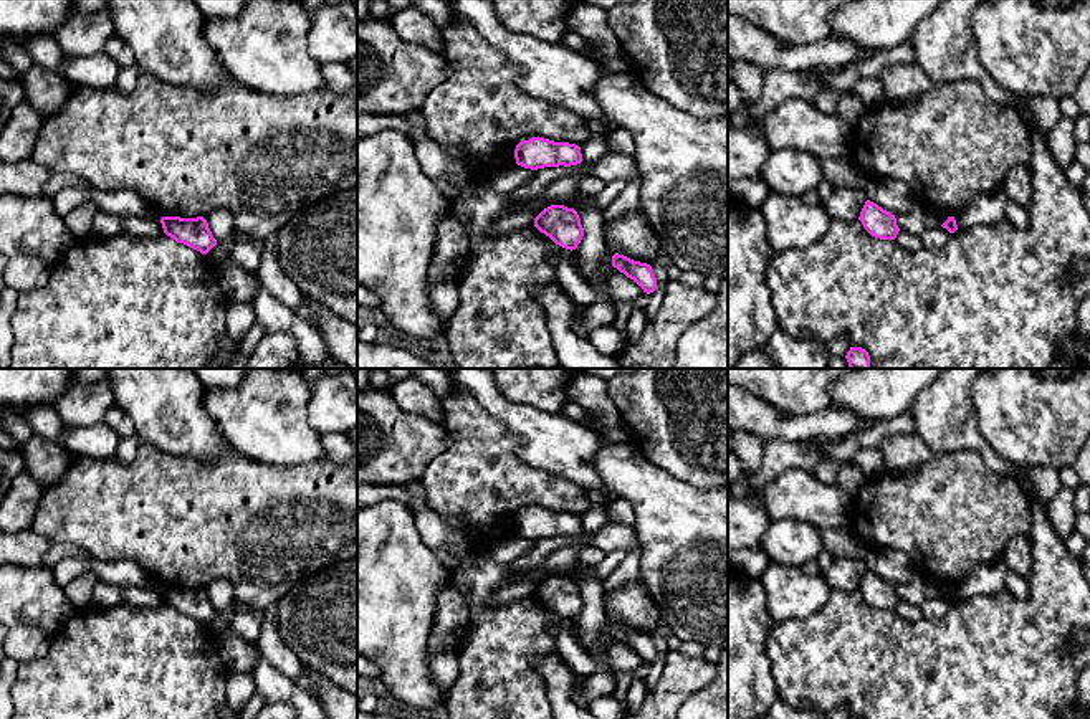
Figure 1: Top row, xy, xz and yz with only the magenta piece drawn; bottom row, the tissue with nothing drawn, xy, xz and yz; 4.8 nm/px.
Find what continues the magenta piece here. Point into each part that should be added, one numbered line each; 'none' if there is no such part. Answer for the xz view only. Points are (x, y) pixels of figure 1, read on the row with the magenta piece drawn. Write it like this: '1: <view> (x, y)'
none

